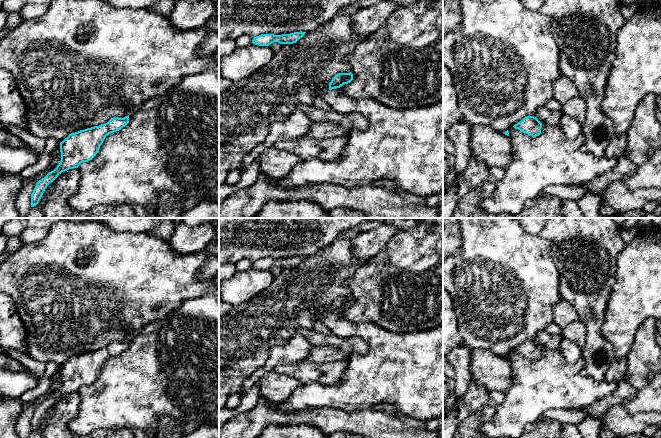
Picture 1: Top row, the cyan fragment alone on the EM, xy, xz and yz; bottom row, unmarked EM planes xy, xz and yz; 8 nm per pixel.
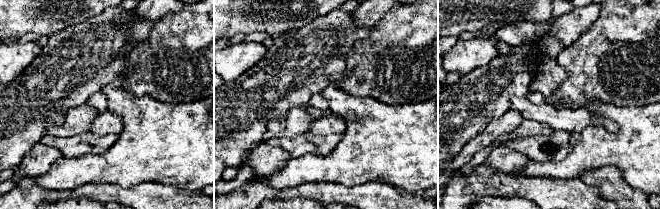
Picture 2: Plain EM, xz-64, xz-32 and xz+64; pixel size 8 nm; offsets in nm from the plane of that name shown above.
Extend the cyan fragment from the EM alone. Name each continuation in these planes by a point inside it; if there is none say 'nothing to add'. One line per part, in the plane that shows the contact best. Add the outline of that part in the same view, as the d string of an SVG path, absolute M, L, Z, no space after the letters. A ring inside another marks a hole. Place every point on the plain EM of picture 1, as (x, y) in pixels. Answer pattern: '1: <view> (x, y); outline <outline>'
1: xz (406, 369); outline M339 312L329 314L325 316L322 320L336 336L344 339L353 338L353 337L361 338L368 343L369 349L365 354L355 353L349 357L349 364L345 370L343 379L340 383L333 386L328 386L328 385L323 385L313 382L308 384L303 384L300 387L298 387L296 390L294 390L288 399L279 403L279 409L281 411L294 412L294 411L305 410L308 408L335 408L335 409L347 409L349 411L356 411L356 410L368 410L380 403L392 403L398 410L400 410L401 412L403 412L404 414L408 415L411 418L415 418L423 421L427 421L429 419L433 419L437 417L443 418L443 324L434 327L433 329L423 330L420 332L397 333L382 328L377 324L372 324L372 323L356 324L350 322L342 318Z

